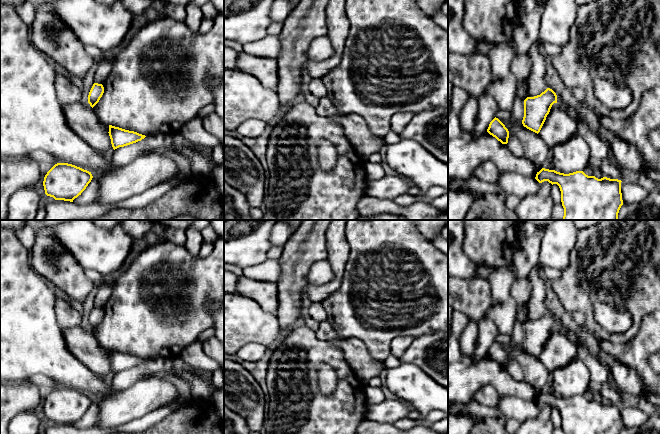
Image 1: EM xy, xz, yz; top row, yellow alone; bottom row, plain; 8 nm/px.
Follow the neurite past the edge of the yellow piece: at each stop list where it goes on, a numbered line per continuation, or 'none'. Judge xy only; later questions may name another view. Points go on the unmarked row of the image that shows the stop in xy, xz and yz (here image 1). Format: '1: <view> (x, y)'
none

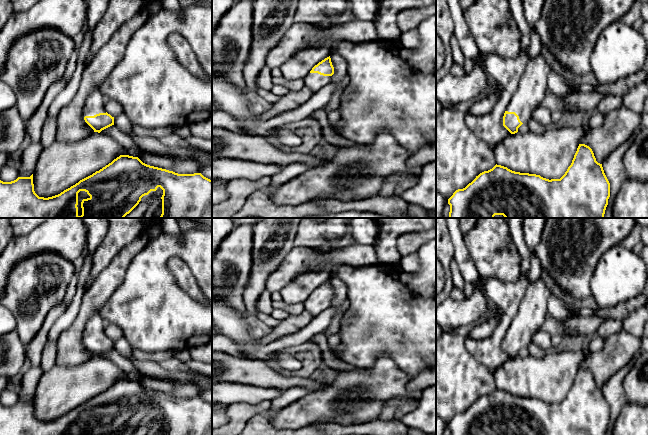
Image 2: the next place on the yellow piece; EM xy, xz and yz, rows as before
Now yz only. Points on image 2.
1: yz (532, 310)

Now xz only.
1: xz (314, 305)

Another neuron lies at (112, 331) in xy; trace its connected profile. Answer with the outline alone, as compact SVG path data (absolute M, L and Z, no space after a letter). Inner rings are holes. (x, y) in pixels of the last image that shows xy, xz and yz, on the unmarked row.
M109 324L107 327L105 327L105 334L114 342L123 338L122 330L114 324Z

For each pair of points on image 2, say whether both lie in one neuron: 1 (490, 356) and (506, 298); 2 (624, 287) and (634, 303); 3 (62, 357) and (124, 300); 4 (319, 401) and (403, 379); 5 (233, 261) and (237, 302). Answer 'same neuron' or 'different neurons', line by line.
1: same neuron
2: different neurons
3: different neurons
4: same neuron
5: same neuron

